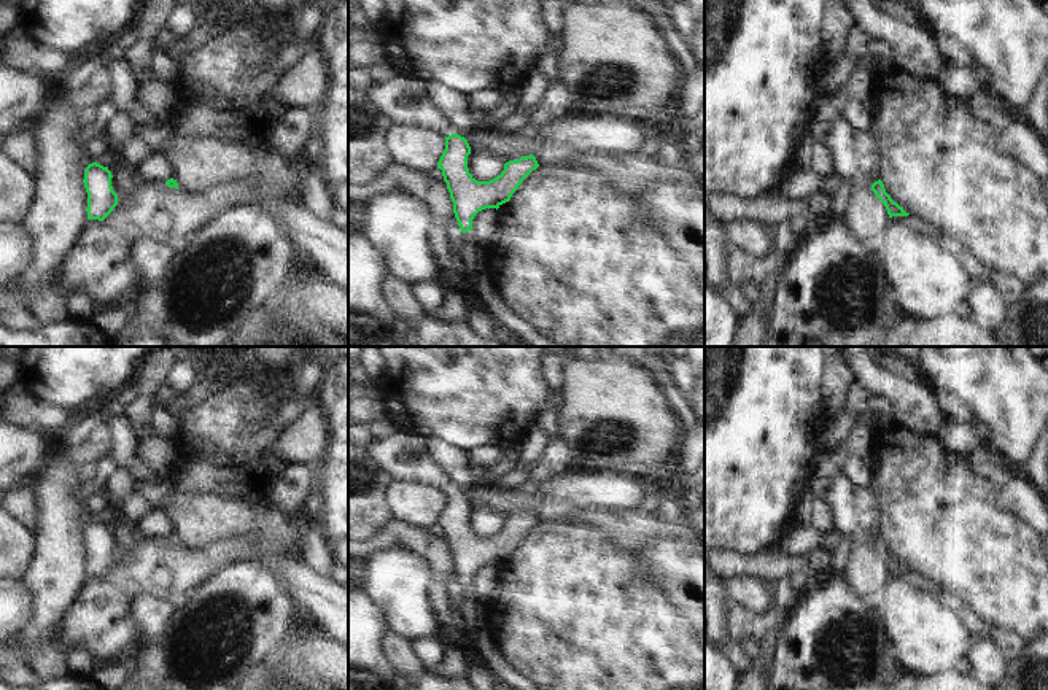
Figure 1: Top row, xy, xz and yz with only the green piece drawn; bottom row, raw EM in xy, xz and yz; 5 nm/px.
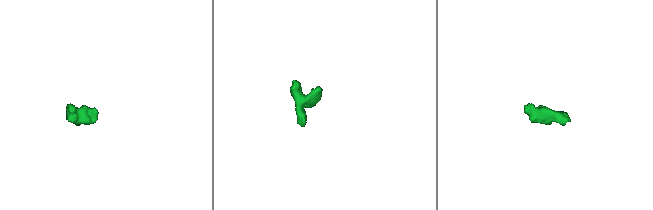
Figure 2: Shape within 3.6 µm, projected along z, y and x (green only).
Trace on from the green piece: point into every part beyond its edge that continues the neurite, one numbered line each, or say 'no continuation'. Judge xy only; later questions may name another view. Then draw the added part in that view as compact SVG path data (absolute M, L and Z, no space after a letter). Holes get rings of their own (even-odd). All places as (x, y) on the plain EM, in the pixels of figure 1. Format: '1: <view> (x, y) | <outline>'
no continuation

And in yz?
no continuation

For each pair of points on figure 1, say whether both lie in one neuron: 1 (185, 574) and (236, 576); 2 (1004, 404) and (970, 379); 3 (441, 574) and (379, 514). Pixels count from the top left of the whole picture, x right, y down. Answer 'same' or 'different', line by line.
1: different
2: same
3: different

